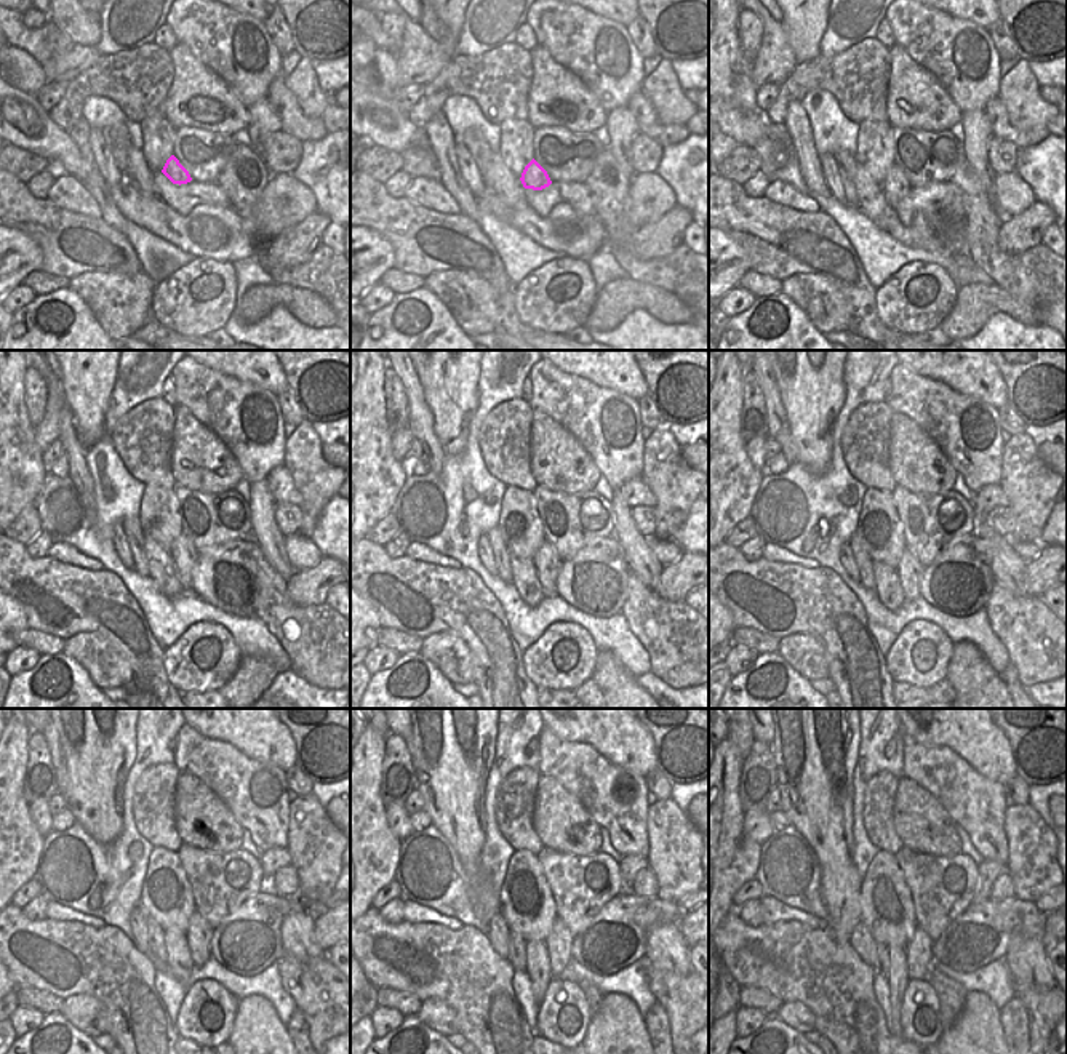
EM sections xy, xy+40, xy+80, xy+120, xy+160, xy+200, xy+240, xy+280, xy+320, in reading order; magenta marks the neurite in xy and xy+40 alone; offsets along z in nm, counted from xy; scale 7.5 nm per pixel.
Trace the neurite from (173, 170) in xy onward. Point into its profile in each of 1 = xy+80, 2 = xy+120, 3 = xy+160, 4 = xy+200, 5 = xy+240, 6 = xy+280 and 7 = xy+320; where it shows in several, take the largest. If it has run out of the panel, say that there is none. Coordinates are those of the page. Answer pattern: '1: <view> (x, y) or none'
1: xy+80 (895, 184)
2: xy+120 (184, 554)
3: xy+160 (547, 563)
4: xy+200 (909, 570)
5: xy+240 (199, 933)
6: xy+280 (559, 942)
7: xy+320 (919, 952)

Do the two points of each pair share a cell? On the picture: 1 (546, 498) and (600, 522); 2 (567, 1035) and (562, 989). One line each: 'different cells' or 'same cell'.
1: same cell
2: same cell

